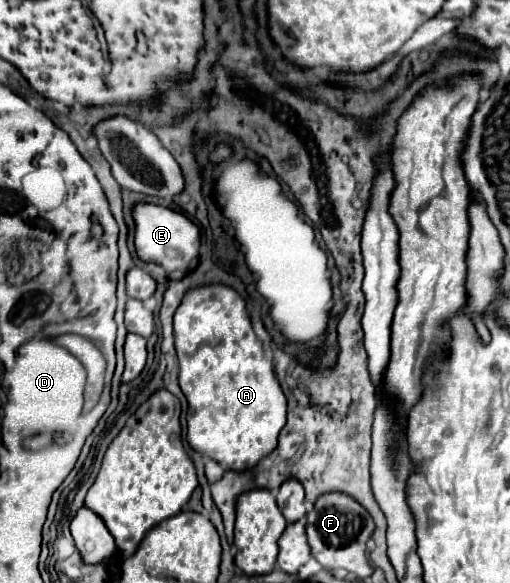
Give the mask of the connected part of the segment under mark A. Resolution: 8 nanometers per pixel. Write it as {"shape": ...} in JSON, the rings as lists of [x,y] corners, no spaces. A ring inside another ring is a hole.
{"shape":[[[226,284],[190,288],[174,314],[174,336],[180,360],[180,388],[188,400],[190,446],[210,454],[228,470],[252,468],[278,444],[278,434],[286,424],[286,396],[274,376],[274,362],[266,358],[264,344],[252,330],[244,298]]]}

